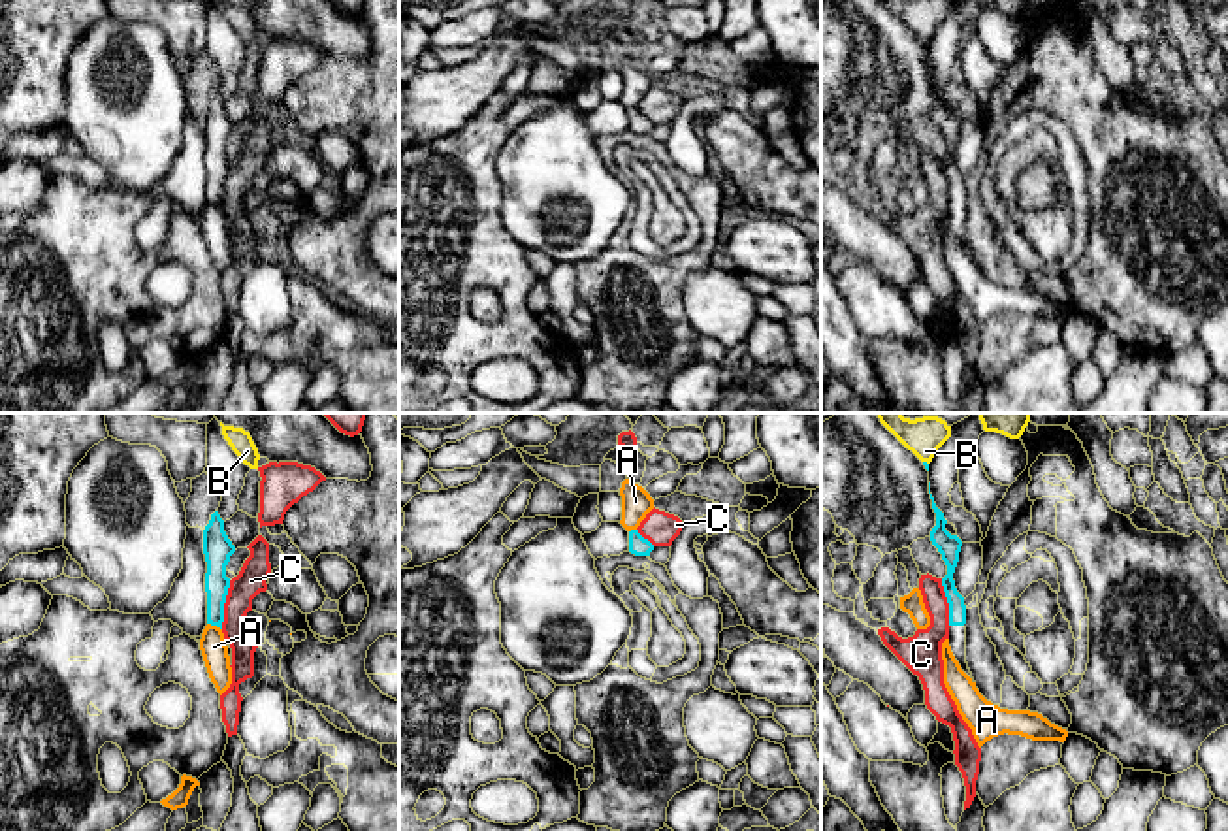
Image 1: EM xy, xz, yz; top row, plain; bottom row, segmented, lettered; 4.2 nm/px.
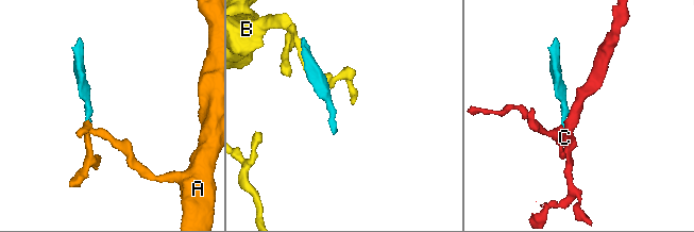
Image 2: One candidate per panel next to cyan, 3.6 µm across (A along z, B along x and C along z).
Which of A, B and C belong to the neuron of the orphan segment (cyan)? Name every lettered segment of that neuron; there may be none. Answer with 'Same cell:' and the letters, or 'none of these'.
Same cell: none of these

